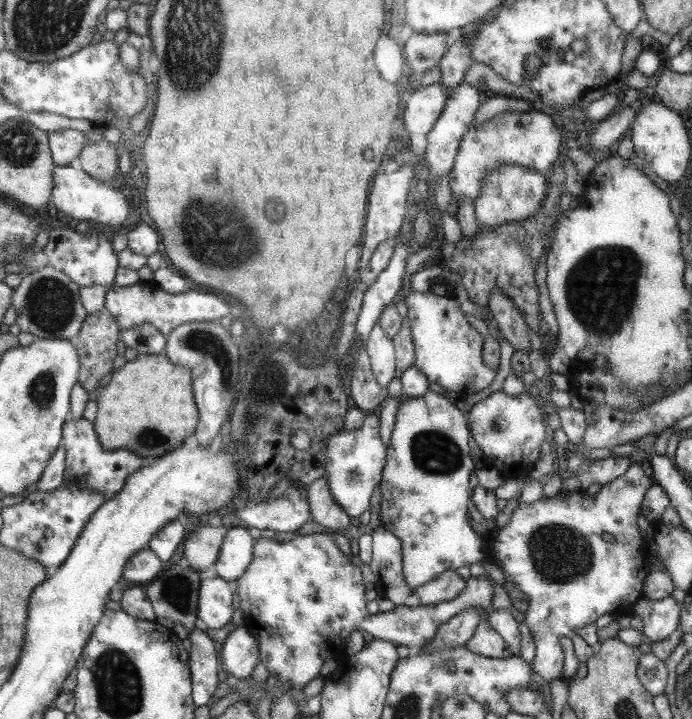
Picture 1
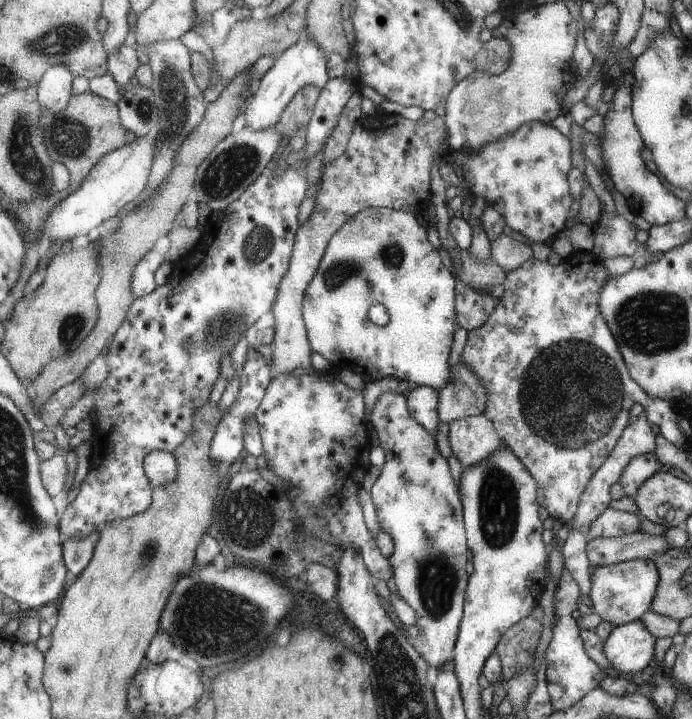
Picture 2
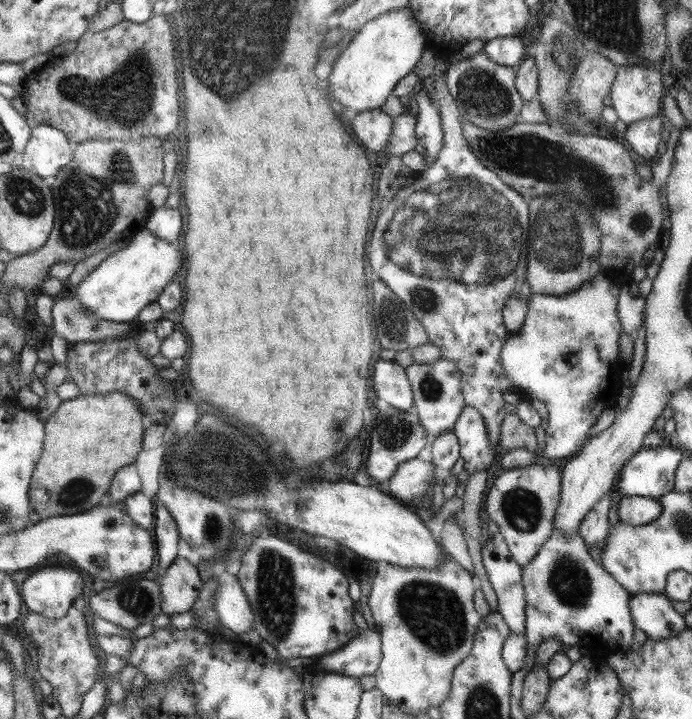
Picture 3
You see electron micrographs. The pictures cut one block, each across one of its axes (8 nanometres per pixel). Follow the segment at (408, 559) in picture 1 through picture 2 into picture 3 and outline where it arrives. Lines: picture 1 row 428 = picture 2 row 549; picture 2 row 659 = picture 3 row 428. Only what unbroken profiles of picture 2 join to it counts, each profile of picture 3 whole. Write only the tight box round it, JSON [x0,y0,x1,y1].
[404,358,466,436]

